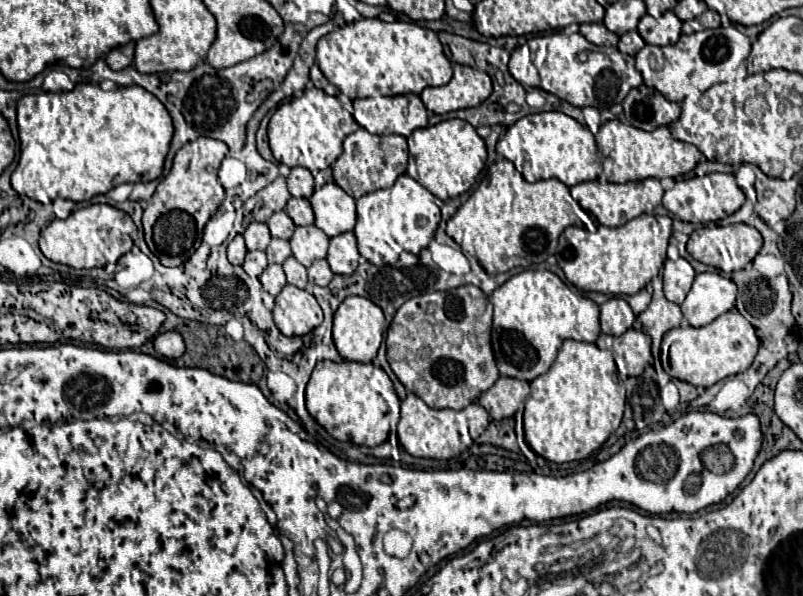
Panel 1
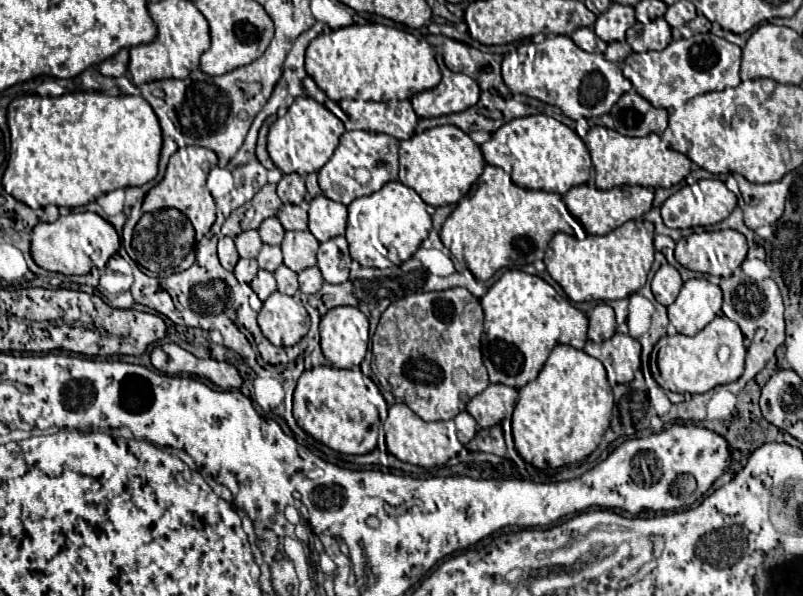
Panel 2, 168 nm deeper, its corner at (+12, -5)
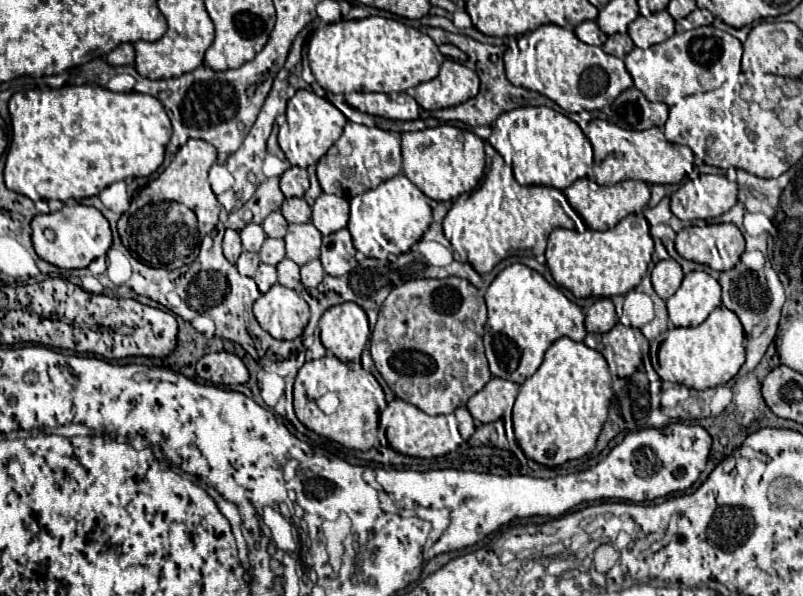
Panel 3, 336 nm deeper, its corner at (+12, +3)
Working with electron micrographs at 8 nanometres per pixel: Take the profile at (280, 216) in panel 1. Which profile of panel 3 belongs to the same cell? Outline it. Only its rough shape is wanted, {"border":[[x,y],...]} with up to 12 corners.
{"border":[[281,212],[263,220],[263,230],[271,238],[283,238],[287,220]]}

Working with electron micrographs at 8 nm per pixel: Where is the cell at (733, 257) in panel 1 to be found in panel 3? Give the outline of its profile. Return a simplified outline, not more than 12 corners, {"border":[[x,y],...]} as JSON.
{"border":[[735,224],[687,226],[675,248],[685,260],[731,270],[745,250]]}

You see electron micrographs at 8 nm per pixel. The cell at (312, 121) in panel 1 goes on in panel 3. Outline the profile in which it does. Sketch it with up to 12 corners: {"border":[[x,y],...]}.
{"border":[[299,90],[287,104],[279,146],[307,168],[339,140],[347,118]]}

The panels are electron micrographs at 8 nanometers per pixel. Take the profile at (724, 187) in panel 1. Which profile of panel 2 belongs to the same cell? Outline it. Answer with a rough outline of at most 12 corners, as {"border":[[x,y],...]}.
{"border":[[725,182],[683,186],[661,206],[665,226],[725,220],[737,198]]}

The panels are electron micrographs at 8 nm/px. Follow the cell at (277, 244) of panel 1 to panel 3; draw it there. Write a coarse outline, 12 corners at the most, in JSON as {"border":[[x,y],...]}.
{"border":[[267,238],[261,246],[261,262],[279,264],[285,258],[285,242]]}

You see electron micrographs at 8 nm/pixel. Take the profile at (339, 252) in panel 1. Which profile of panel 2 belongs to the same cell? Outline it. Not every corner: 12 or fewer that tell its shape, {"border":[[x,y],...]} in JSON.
{"border":[[345,236],[319,246],[323,280],[343,284],[351,256]]}

